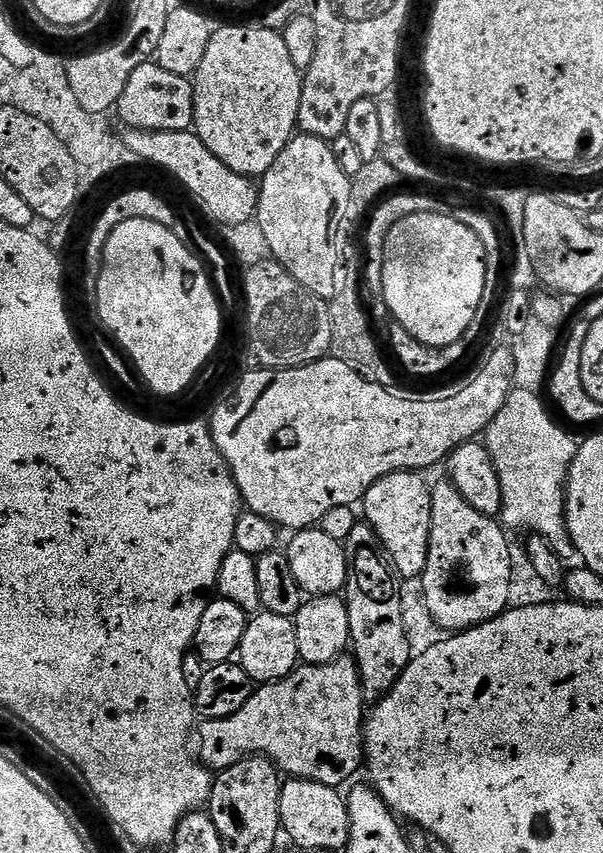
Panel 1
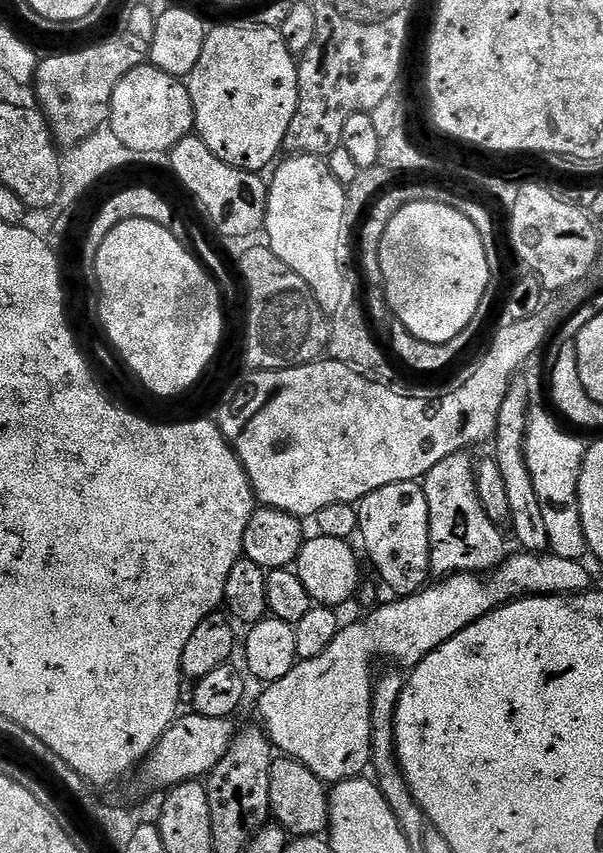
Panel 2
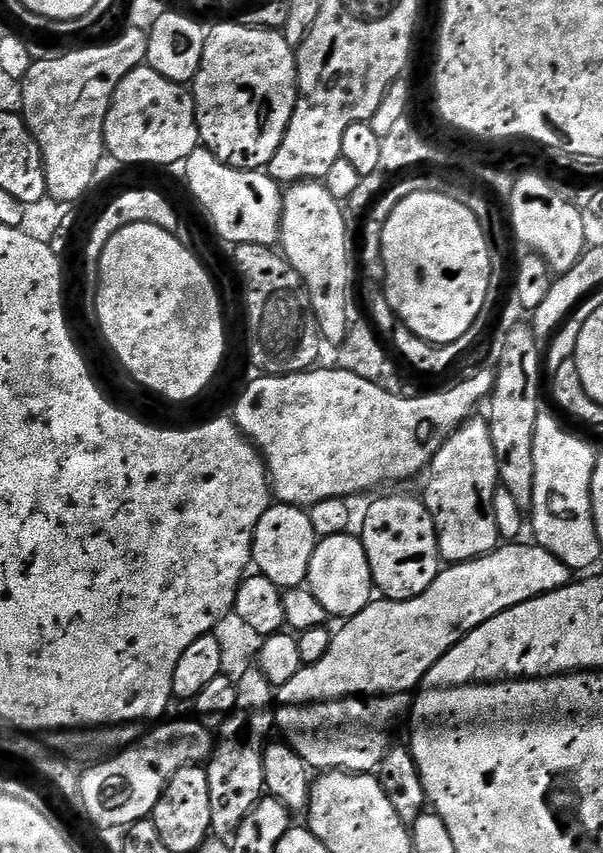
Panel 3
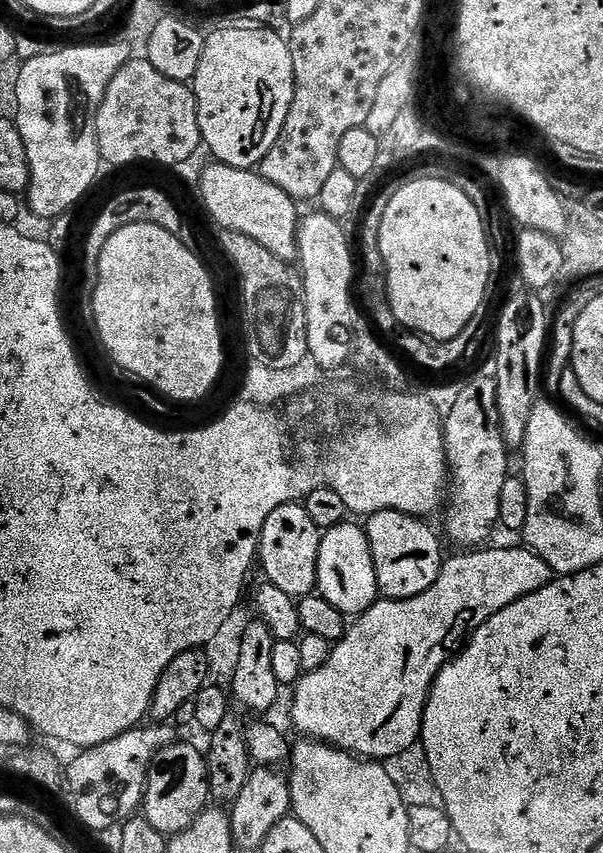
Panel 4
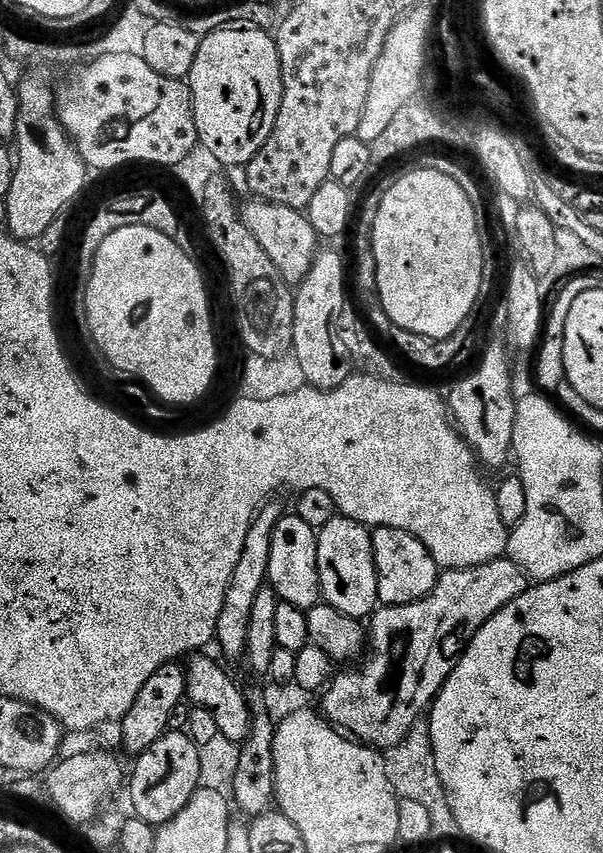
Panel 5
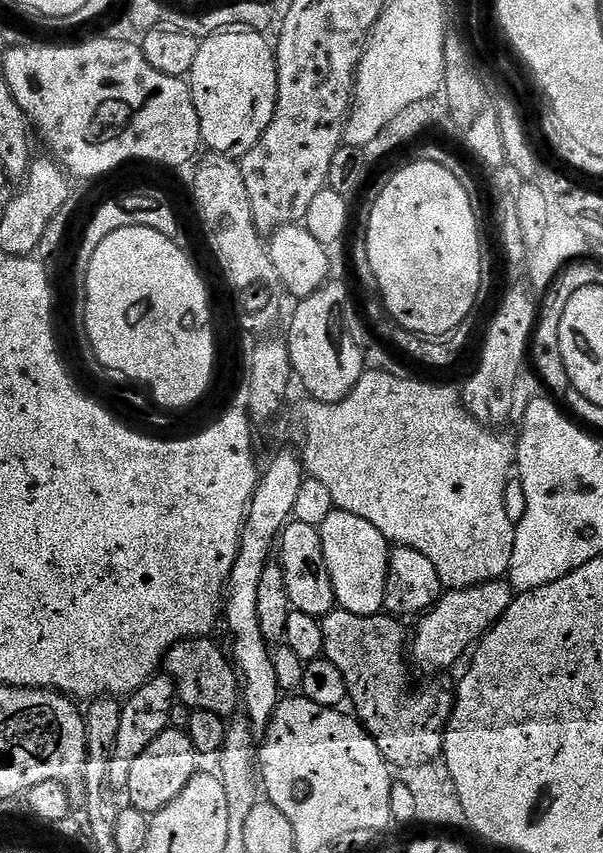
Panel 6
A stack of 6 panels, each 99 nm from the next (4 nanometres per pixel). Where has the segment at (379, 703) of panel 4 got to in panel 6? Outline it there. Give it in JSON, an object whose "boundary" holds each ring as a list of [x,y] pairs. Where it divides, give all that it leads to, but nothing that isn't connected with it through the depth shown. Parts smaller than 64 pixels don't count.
{"boundary":[[[503,579],[445,591],[440,601],[415,621],[416,633],[410,636],[411,663],[416,663],[424,672],[444,672],[454,667],[464,655],[464,659],[469,655],[480,637],[502,619],[513,599],[514,589]]]}

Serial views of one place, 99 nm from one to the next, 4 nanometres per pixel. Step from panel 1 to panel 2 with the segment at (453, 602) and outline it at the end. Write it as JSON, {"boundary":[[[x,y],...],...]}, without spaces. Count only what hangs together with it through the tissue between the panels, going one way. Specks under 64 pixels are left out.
{"boundary":[[[462,451],[450,458],[442,458],[422,481],[430,510],[431,571],[440,578],[458,572],[487,574],[506,556],[504,536],[500,533],[503,531],[486,514],[476,485],[476,464],[468,455],[467,451]]]}

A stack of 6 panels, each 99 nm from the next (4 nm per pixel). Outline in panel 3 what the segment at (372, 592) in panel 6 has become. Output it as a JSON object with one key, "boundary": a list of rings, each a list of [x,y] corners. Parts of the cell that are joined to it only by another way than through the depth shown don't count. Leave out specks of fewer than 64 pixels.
{"boundary":[[[352,534],[323,537],[316,545],[314,558],[310,558],[306,587],[325,607],[329,617],[347,618],[361,612],[374,599],[372,571],[364,543]]]}

